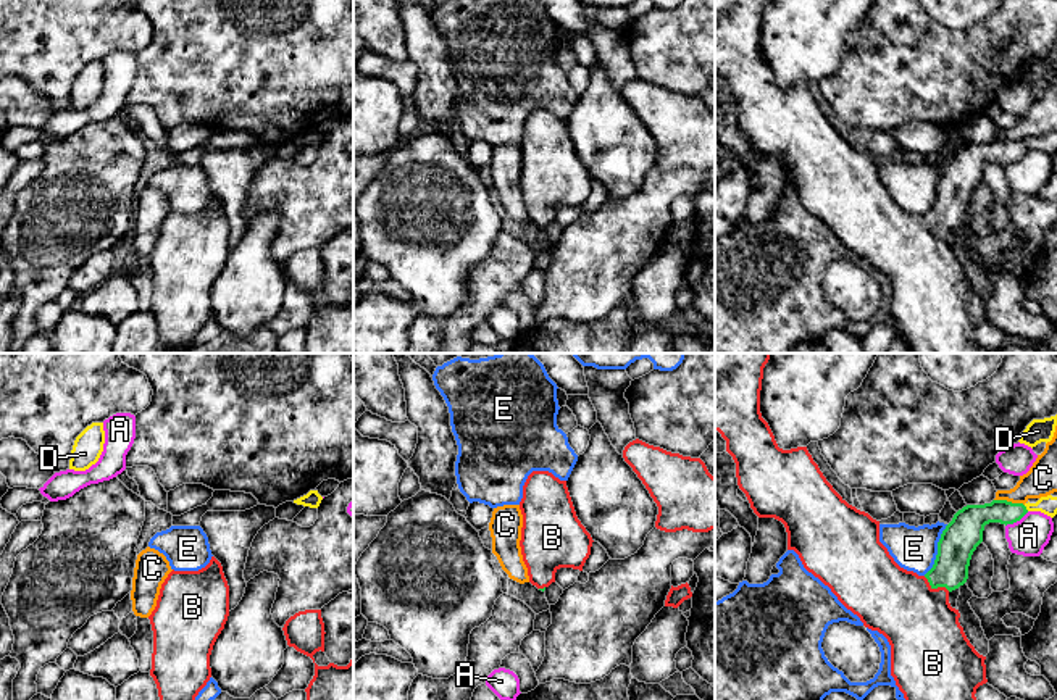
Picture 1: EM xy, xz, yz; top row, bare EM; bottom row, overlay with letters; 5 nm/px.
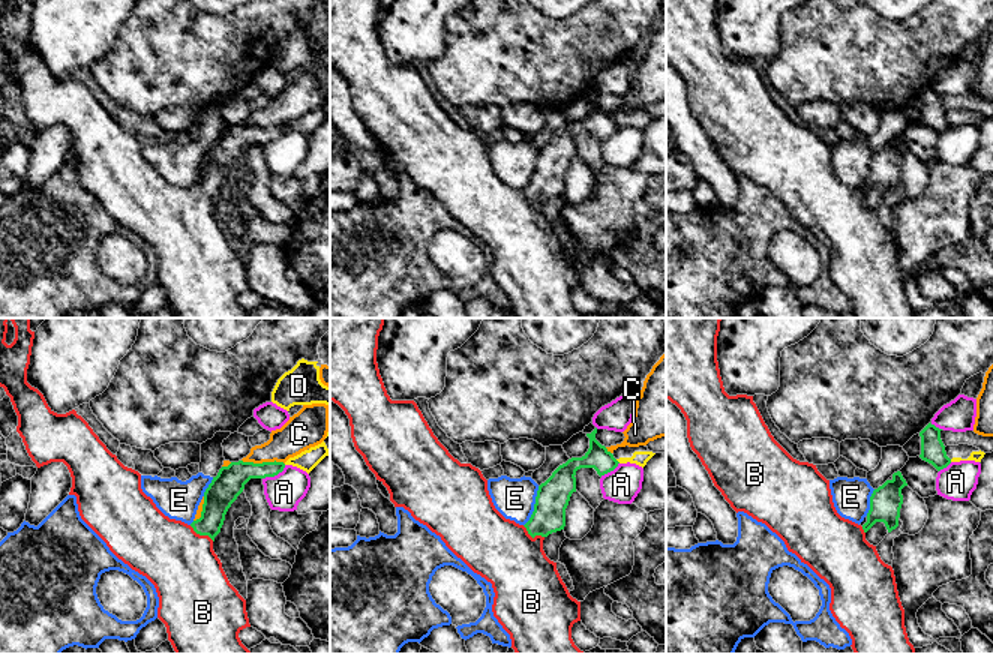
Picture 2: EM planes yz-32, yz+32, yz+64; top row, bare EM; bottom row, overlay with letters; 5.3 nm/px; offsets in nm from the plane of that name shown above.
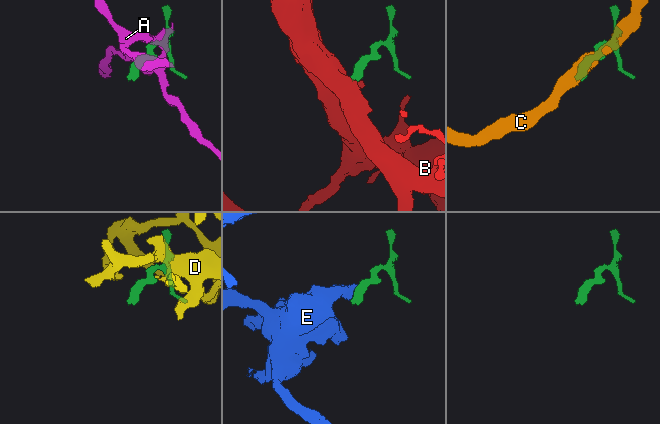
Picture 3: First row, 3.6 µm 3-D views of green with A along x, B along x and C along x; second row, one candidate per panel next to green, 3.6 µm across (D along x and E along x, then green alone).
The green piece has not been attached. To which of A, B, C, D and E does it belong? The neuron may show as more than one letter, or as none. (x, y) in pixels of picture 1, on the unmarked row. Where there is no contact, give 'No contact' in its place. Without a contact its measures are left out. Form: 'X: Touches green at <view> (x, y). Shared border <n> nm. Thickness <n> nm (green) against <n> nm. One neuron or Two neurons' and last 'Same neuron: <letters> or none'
A: Touches green at yz (1017, 158). Shared border 140 nm. Thickness 160 nm (green) against 190 nm. Two neurons
B: Touches green at yz (936, 226). Shared border 150 nm. Thickness 180 nm (green) against 360 nm. One neuron
C: Touches green at yz (1009, 141). Shared border 160 nm. Thickness 170 nm (green) against 160 nm. Two neurons
D: Touches green at yz (1025, 147). Shared border 40 nm. Thickness 120 nm (green) against 90 nm. Two neurons
E: Touches green at yz (938, 189). Shared border 280 nm. Thickness 190 nm (green) against 220 nm. Two neurons
Same neuron: B

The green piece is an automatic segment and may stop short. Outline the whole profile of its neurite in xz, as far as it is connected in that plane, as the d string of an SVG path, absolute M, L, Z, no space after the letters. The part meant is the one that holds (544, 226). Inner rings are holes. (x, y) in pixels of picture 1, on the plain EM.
M533 110L523 124L520 148L520 185L533 224L544 231L560 206L583 210L594 179L576 155L566 119Z

